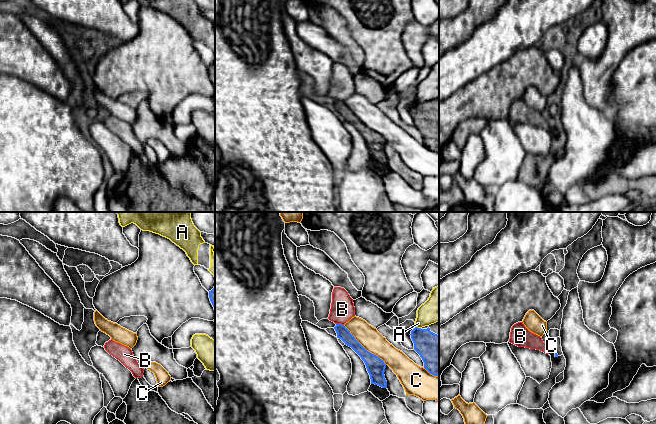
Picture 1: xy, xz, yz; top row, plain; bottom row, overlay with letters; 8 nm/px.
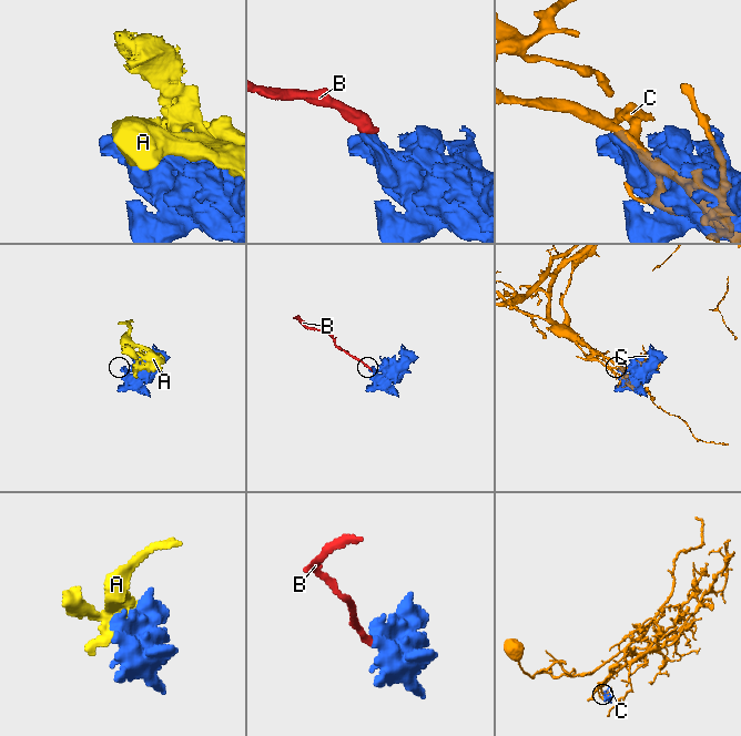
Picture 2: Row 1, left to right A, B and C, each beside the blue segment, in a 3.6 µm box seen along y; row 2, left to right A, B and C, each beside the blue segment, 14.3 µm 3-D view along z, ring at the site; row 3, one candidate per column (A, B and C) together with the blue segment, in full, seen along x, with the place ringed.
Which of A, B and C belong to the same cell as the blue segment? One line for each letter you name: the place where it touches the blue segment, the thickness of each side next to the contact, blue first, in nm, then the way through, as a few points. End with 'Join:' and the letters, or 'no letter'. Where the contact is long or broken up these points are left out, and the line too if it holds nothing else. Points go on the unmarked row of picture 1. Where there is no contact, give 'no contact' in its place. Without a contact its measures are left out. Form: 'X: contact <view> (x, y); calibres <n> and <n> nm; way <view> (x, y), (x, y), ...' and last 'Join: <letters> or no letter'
Join: no letter

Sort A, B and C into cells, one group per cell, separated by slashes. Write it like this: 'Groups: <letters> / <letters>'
Groups: A B / C

